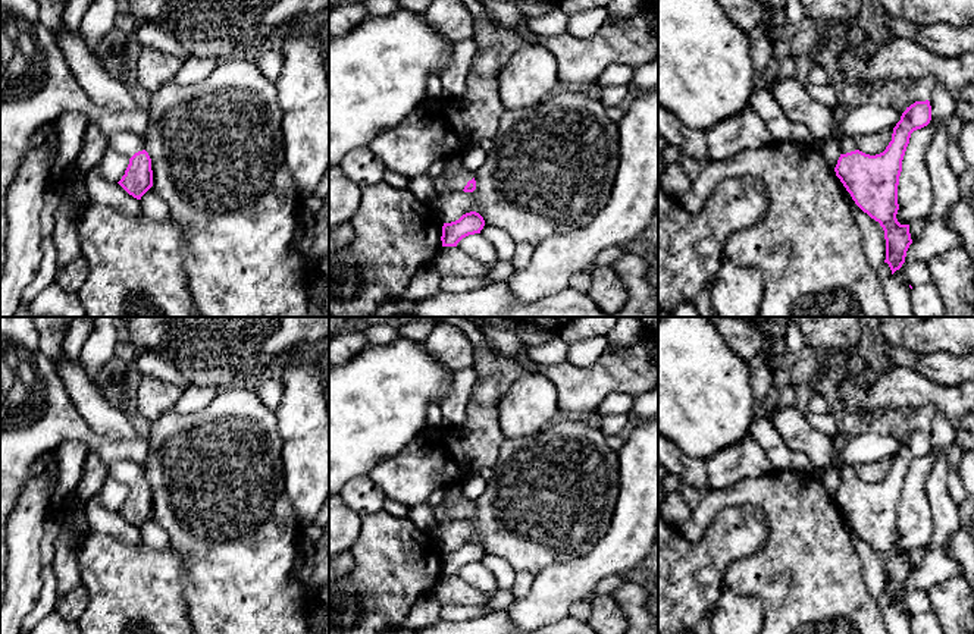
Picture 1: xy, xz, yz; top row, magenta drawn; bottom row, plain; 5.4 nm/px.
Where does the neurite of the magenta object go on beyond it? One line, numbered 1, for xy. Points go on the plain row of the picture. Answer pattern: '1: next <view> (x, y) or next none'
1: next xy (128, 471)

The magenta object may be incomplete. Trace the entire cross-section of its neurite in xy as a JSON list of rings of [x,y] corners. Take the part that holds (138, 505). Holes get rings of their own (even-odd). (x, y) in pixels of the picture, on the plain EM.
[[[122,459],[109,465],[109,476],[129,486],[125,503],[118,511],[137,528],[153,515],[151,487],[144,478],[143,467],[132,459]]]

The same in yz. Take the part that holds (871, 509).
[[[915,430],[902,442],[886,478],[876,484],[859,480],[855,465],[848,464],[840,468],[842,483],[834,496],[836,505],[855,533],[883,556],[886,568],[884,591],[889,593],[892,603],[902,596],[906,580],[912,572],[909,553],[901,553],[896,547],[902,489],[911,462],[927,455],[930,449],[930,430]]]

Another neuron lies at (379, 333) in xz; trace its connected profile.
[[[375,324],[361,333],[366,336],[369,345],[386,345],[401,338],[397,332],[397,327],[389,324]]]

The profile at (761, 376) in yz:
[[[758,355],[748,362],[751,389],[755,404],[762,402],[773,387],[773,371],[765,355]]]

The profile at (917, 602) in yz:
[[[914,590],[906,596],[906,608],[909,613],[921,615],[931,611],[930,597],[927,590]]]

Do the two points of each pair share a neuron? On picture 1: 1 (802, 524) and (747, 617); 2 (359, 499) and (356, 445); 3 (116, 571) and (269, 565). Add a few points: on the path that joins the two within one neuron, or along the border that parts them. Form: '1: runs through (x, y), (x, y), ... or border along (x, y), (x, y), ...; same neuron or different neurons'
1: border along (724, 586), (754, 595), (764, 618); different neurons
2: border along (368, 474), (353, 477), (344, 485); different neurons
3: border along (169, 543), (181, 559), (181, 587), (187, 602); different neurons

